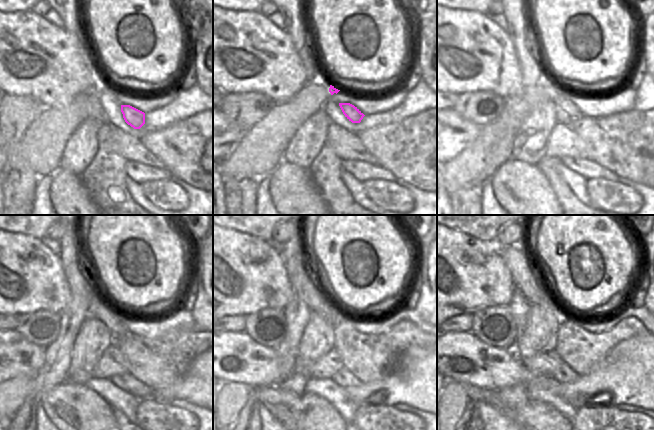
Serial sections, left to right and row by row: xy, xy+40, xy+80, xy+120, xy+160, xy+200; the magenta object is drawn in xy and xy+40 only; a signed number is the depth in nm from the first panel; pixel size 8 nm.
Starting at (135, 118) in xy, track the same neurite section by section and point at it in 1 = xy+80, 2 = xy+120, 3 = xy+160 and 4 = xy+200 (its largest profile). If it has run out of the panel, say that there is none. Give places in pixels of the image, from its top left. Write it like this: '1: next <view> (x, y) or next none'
1: next xy+80 (560, 97)
2: next xy+120 (98, 308)
3: next xy+160 (303, 282)
4: next xy+200 (517, 257)

